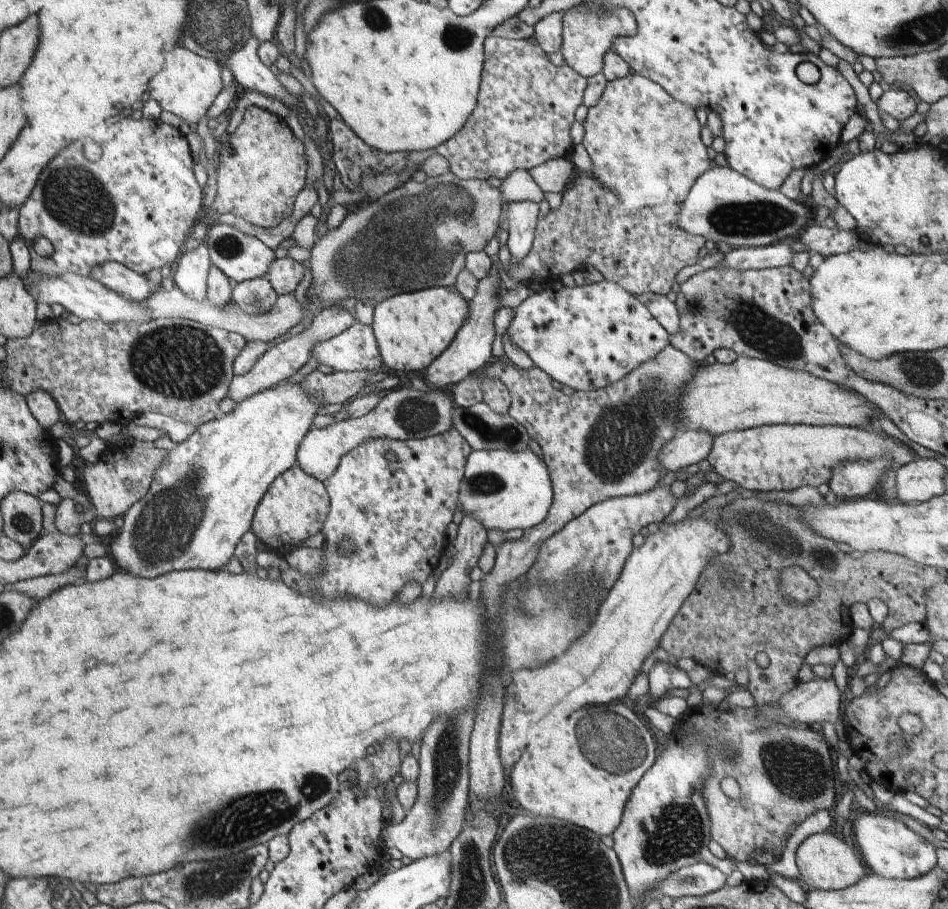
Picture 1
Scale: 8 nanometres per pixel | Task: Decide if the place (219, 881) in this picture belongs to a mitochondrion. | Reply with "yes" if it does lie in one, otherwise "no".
yes

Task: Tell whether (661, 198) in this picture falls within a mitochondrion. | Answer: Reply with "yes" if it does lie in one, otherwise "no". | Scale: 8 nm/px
no

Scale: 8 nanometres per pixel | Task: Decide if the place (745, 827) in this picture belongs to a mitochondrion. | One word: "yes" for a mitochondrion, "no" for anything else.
no

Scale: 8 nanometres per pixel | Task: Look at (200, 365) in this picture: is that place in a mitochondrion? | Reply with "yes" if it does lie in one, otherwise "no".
yes

